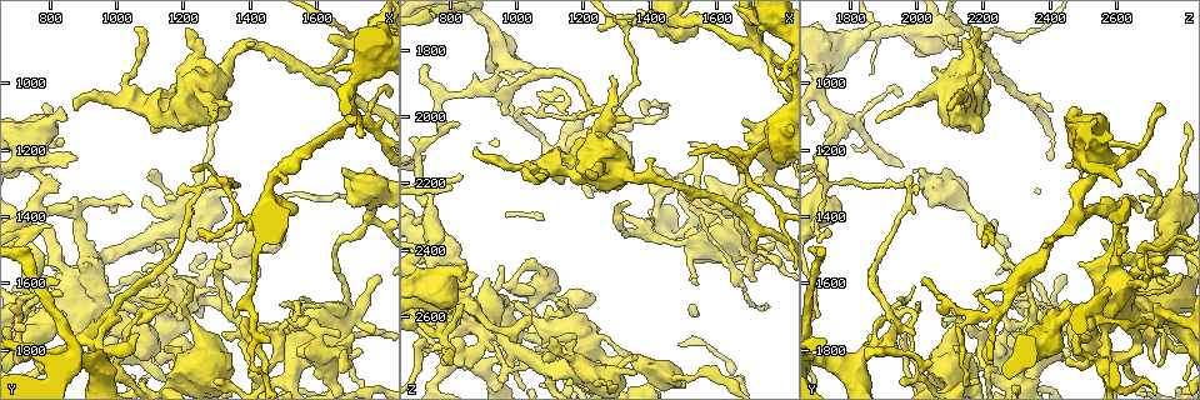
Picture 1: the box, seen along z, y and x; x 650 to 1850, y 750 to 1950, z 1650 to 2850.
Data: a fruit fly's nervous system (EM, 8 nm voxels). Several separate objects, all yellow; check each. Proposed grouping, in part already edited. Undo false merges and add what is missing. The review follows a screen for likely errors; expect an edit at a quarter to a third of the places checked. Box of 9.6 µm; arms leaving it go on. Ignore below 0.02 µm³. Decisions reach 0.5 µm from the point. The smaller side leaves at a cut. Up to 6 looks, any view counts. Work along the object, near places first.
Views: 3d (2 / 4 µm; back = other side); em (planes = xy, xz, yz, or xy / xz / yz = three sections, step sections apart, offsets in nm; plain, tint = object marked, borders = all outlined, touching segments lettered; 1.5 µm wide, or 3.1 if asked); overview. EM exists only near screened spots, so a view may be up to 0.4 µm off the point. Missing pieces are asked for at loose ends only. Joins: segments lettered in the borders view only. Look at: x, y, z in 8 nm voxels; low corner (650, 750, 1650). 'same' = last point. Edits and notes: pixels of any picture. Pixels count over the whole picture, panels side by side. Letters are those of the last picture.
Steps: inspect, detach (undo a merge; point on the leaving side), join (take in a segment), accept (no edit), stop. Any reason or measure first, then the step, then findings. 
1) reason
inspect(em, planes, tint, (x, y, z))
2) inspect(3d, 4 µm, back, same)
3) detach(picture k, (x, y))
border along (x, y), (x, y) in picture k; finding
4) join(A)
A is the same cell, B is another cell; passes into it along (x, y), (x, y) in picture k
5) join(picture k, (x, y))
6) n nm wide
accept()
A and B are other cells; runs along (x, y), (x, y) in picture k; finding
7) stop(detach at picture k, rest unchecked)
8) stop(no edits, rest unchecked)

an open end
inspect(3d, 4 µm, (730, 1830, 1850))

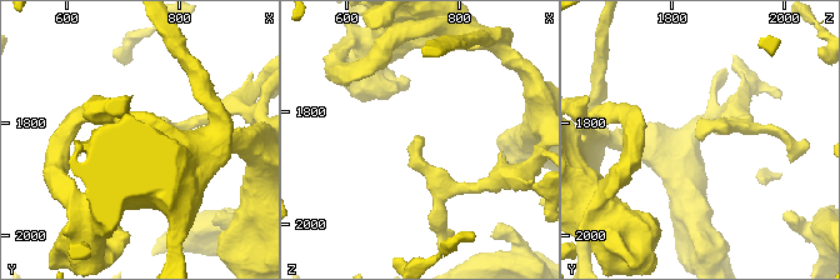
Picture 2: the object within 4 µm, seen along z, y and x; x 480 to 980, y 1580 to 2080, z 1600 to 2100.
inspect(em, xy, step 8, tint, (725, 1835, 1855))

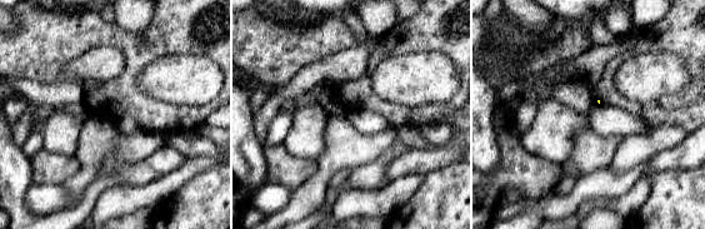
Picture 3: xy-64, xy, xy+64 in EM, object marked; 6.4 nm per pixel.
inspect(em, planes, borders, same)

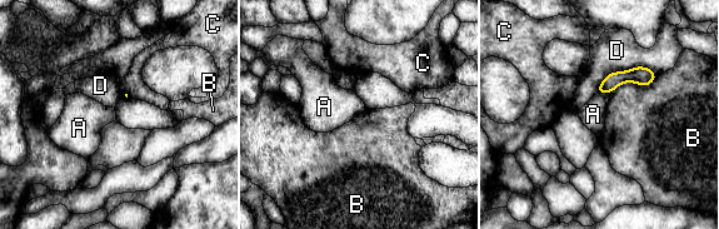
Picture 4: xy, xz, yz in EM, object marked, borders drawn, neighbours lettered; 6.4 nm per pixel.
accept()
A, B, C and D are other cells; runs along (652, 75), (620, 76), (600, 90) in picture 4; none of them fits

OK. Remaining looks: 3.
sharp bend
inspect(em, planes, borders, (730, 1520, 2690))

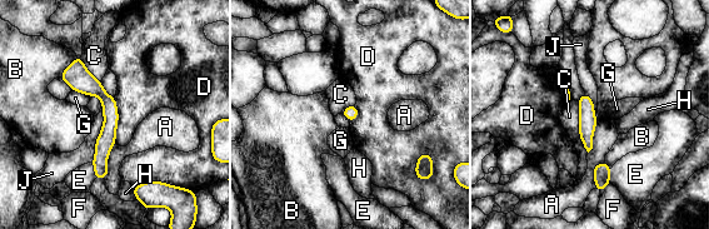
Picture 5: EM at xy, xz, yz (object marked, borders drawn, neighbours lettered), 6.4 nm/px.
90 nm wide
accept()
A, B, C, D, E, F, G, H and J are other cells; runs along (78, 60), (109, 104), (103, 175) in picture 5; all the same neuron

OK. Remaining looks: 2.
tapers out
inspect(em, planes, tint, (1050, 840, 2170))

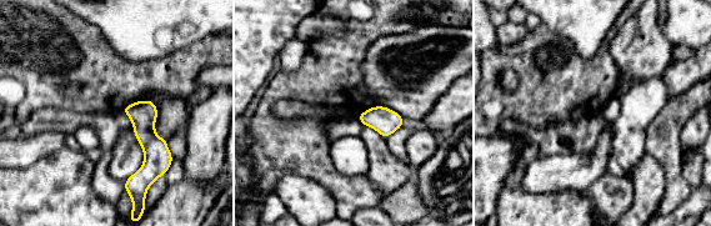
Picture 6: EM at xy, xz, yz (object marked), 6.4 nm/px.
inspect(em, planes, borders, same)

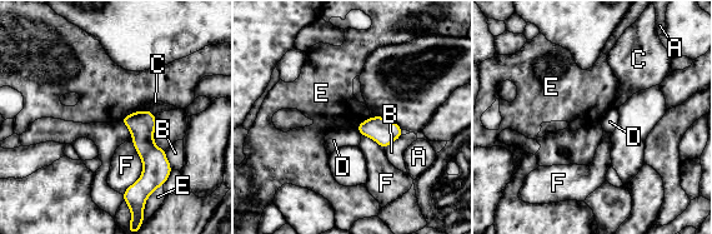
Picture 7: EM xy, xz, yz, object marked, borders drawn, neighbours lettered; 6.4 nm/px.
F touches over 340 nm
accept()
A, B, C, D, E and F are other cells; border along (144, 109), (128, 113), (119, 120) in picture 7; none of them fits

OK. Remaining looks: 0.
stop(no edits, rest unchecked)

